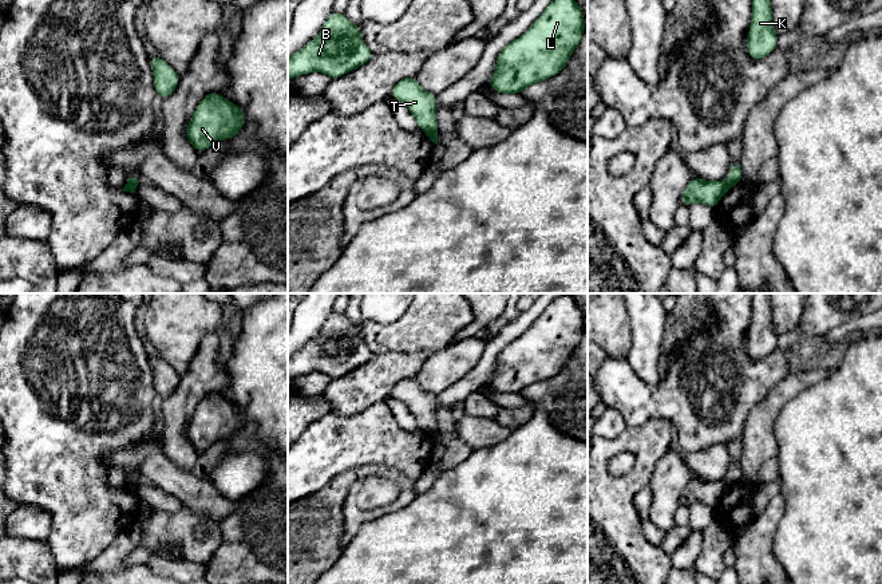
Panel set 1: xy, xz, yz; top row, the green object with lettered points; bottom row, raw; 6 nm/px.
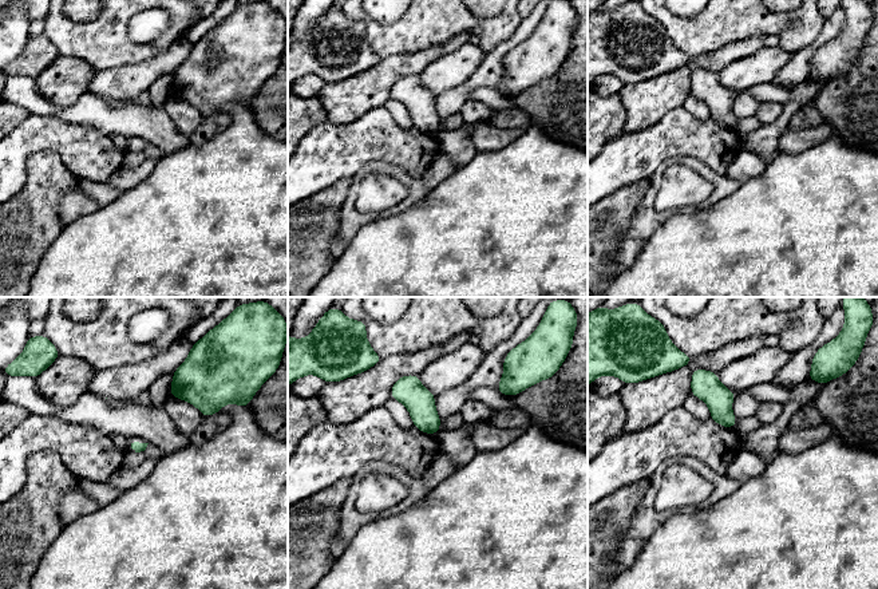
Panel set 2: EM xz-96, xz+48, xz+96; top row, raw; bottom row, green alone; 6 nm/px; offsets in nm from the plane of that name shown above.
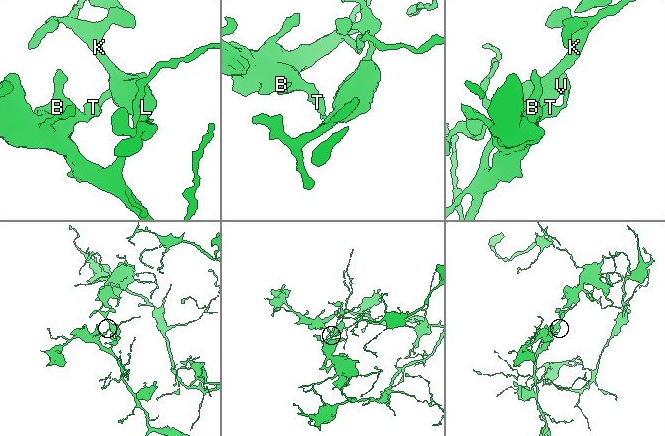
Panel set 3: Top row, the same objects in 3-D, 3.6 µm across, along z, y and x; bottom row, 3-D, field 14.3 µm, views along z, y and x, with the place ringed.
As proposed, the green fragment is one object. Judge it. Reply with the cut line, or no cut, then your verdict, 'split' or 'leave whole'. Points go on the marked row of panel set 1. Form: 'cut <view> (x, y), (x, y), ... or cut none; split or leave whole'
cut yz (723, 181), (728, 189); split

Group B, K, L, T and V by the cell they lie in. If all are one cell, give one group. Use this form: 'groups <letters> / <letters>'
groups B T / K L V

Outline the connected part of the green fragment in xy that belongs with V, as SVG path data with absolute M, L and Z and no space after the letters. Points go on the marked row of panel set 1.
M209 92L195 107L186 138L199 151L222 139L232 139L244 126L245 113L219 92Z

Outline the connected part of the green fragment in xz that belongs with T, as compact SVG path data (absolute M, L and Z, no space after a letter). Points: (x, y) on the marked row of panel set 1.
M415 75L400 79L391 96L403 102L415 117L418 126L427 134L438 131L436 95L420 87Z

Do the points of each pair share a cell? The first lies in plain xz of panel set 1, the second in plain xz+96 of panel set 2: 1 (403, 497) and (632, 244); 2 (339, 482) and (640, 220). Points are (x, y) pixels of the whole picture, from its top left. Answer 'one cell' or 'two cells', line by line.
1: one cell
2: two cells

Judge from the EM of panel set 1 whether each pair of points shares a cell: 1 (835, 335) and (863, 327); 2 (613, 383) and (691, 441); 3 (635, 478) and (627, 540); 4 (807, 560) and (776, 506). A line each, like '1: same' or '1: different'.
1: same
2: same
3: same
4: different

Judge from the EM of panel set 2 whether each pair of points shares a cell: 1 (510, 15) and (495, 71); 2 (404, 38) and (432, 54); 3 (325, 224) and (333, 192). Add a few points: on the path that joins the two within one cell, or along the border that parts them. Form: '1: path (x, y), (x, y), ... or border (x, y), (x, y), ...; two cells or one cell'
1: border (522, 19), (507, 38), (486, 52); two cells
2: border (454, 36), (445, 43), (395, 56); two cells
3: path (325, 216), (325, 205), (331, 200); one cell

